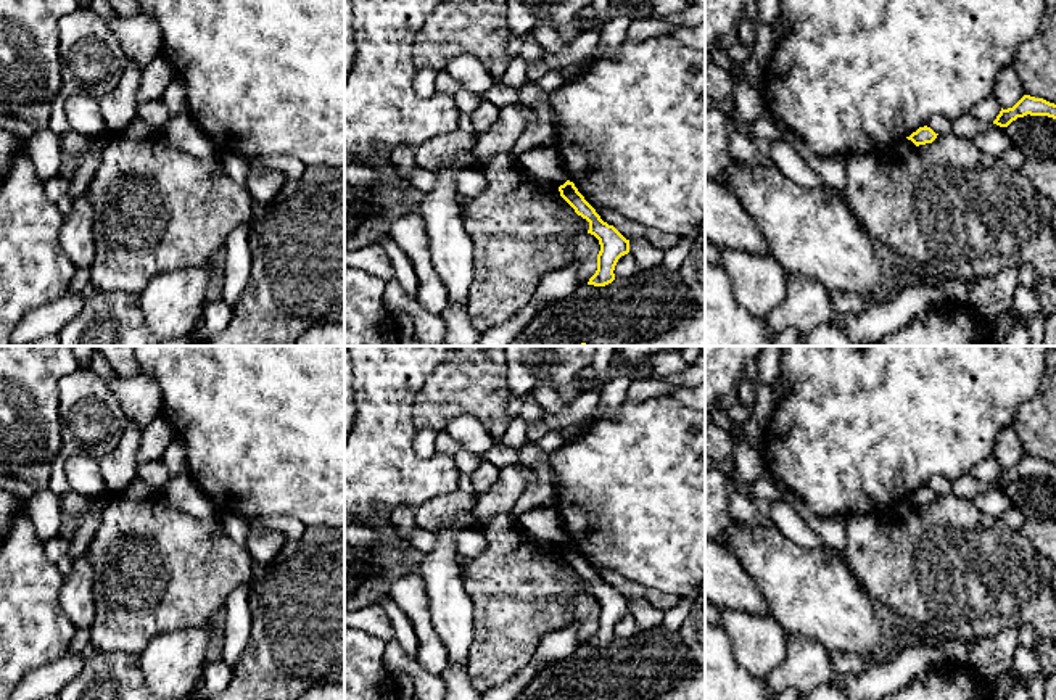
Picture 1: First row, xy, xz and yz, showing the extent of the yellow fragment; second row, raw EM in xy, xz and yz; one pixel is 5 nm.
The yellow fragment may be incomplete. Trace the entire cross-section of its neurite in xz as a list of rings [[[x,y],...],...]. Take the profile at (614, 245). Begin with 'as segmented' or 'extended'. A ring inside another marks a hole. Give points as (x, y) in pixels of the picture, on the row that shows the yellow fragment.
as segmented; [[[567,180],[559,187],[560,196],[575,209],[578,216],[589,222],[588,233],[599,240],[597,270],[588,285],[605,286],[615,280],[615,266],[618,259],[629,253],[626,240],[613,225],[600,219],[596,209],[584,200],[573,182]]]

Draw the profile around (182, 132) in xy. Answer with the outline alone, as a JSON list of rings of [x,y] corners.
[[[172,114],[169,122],[159,129],[167,145],[192,156],[209,159],[221,158],[221,153],[208,134],[196,124],[192,114]]]

